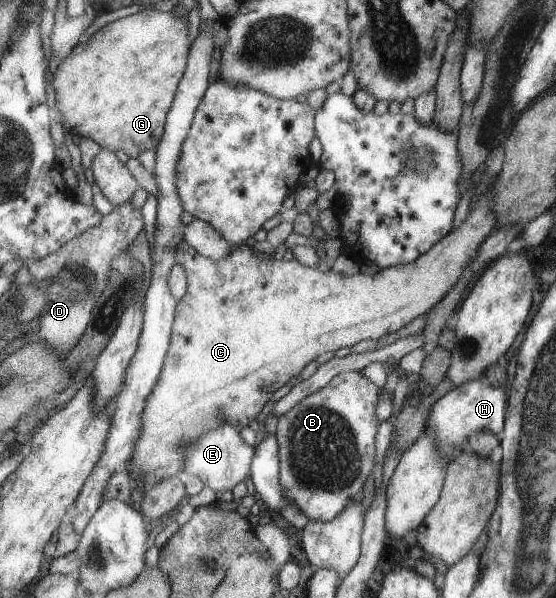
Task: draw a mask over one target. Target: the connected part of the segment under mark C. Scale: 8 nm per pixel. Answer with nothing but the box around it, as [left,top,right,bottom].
[125,185,499,490]

